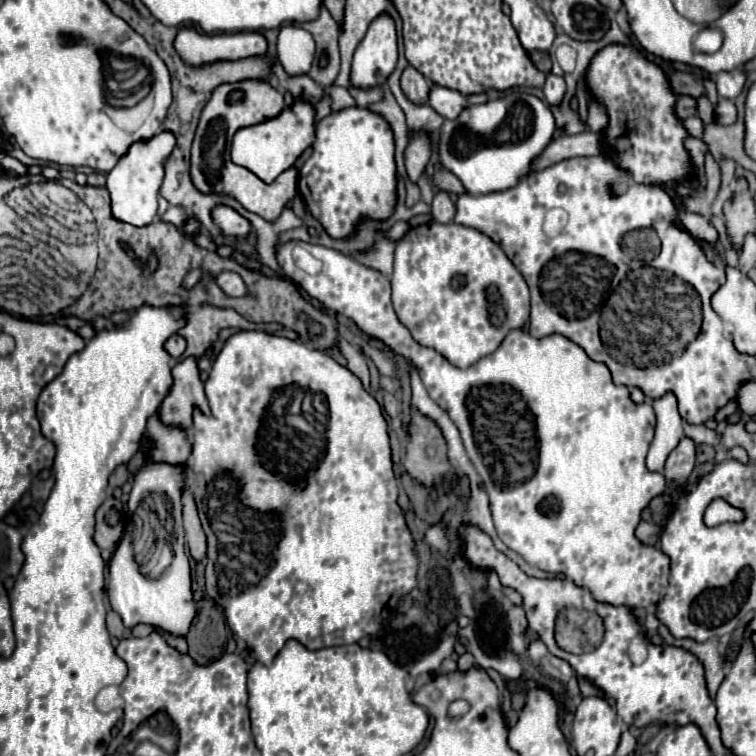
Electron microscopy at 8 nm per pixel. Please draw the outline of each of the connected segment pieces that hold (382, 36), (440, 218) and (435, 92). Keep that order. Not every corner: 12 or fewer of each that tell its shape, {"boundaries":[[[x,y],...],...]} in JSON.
{"boundaries":[[[390,14],[370,24],[352,60],[352,84],[374,88],[398,60]],[[438,190],[432,202],[432,218],[452,222],[456,206],[448,192]],[[432,86],[428,104],[444,118],[468,106],[456,90]]]}

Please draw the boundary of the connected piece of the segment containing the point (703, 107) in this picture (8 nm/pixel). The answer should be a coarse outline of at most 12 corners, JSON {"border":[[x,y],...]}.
{"border":[[706,96],[698,98],[704,124],[716,124],[716,110]]}

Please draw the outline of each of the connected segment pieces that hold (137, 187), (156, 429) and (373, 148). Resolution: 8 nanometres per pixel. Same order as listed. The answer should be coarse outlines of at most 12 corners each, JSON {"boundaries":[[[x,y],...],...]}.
{"boundaries":[[[176,136],[134,142],[106,174],[112,214],[146,226],[158,214]],[[148,420],[146,436],[154,440],[152,460],[188,460],[190,444],[184,430]],[[342,108],[316,126],[298,174],[336,240],[398,202],[396,146],[380,114]]]}

